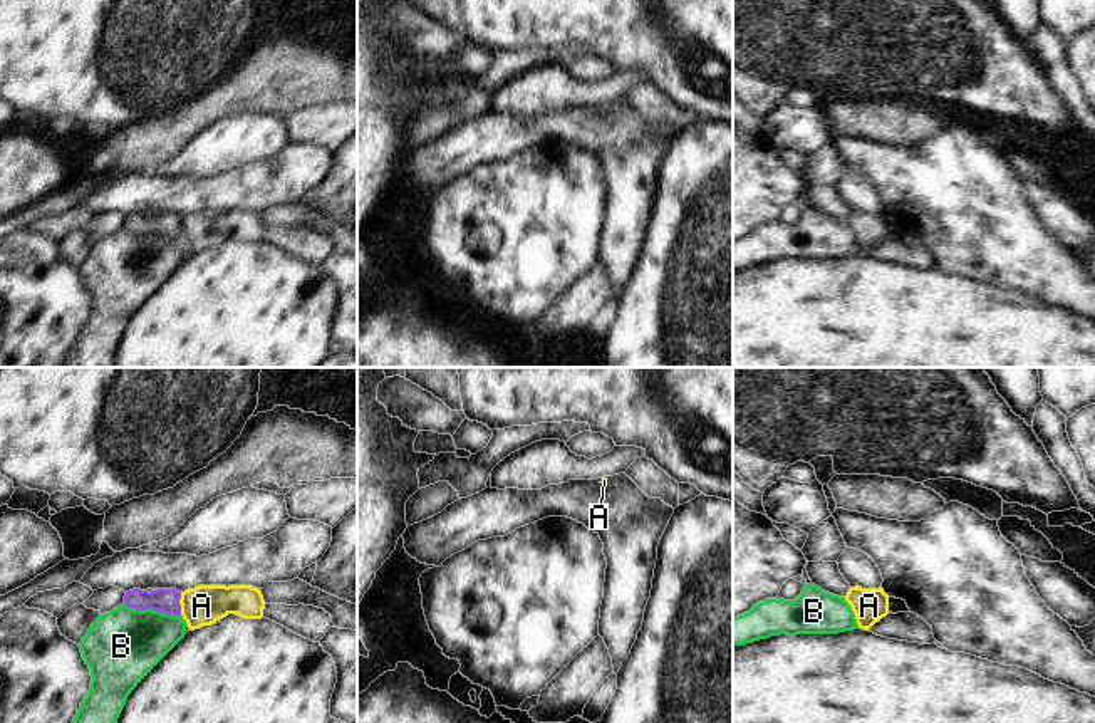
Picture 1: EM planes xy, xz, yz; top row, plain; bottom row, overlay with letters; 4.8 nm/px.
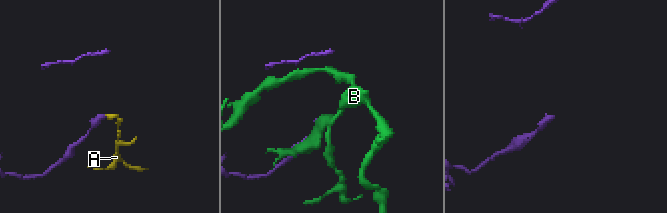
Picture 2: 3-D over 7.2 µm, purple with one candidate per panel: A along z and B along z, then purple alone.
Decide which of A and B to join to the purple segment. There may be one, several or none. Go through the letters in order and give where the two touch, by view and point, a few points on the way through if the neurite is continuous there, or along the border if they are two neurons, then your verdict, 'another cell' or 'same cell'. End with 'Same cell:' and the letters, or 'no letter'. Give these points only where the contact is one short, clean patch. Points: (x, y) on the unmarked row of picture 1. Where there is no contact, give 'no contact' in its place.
A: meets purple in xy at (180, 228); border along xy (181, 217), (180, 239); another cell
B: meets purple in xy at (153, 234); another cell
Same cell: no letter

